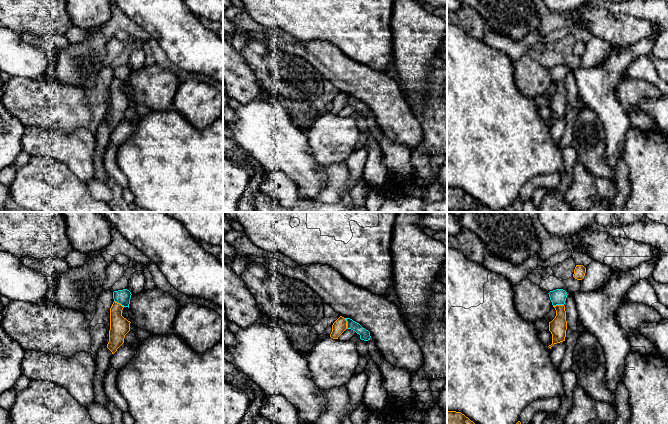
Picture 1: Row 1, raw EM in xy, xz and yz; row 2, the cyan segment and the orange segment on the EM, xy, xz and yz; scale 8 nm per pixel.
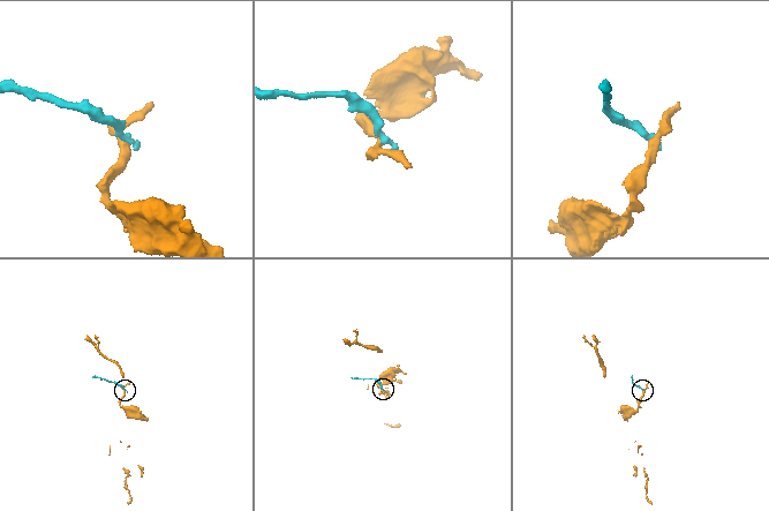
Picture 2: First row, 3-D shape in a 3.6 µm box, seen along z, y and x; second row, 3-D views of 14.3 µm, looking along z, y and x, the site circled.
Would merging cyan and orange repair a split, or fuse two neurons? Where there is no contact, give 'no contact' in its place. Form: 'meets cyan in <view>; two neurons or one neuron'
meets cyan in xz; two neurons

